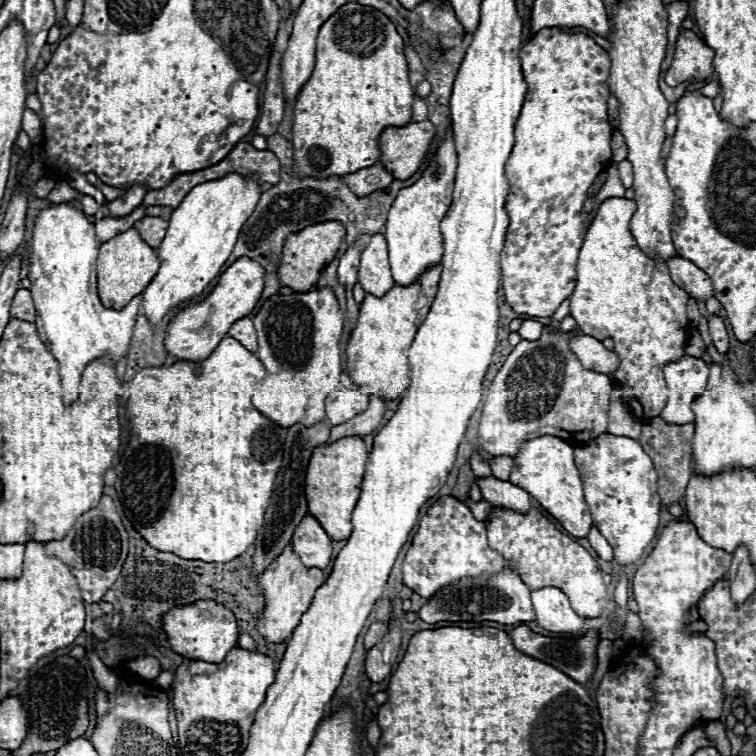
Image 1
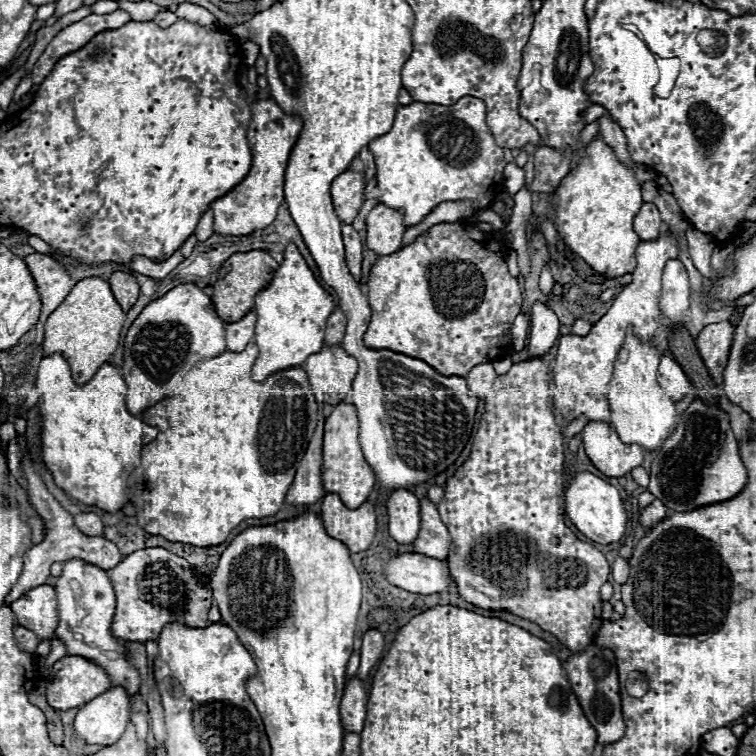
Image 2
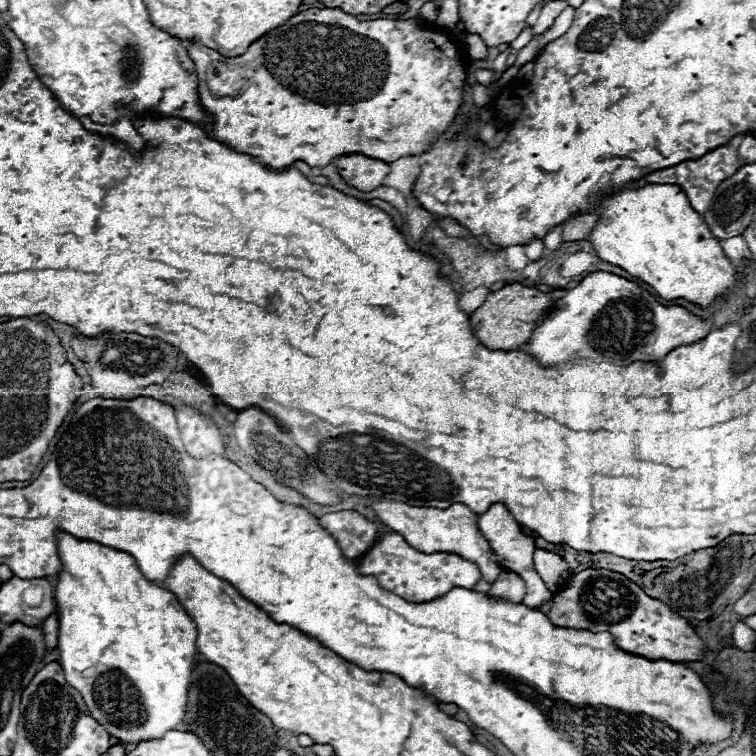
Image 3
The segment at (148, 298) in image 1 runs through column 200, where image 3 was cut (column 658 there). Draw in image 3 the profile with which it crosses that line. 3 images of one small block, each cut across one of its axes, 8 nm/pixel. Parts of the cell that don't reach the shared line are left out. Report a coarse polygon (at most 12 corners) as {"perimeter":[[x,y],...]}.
{"perimeter":[[674,184],[594,208],[598,258],[708,308],[734,266]]}

